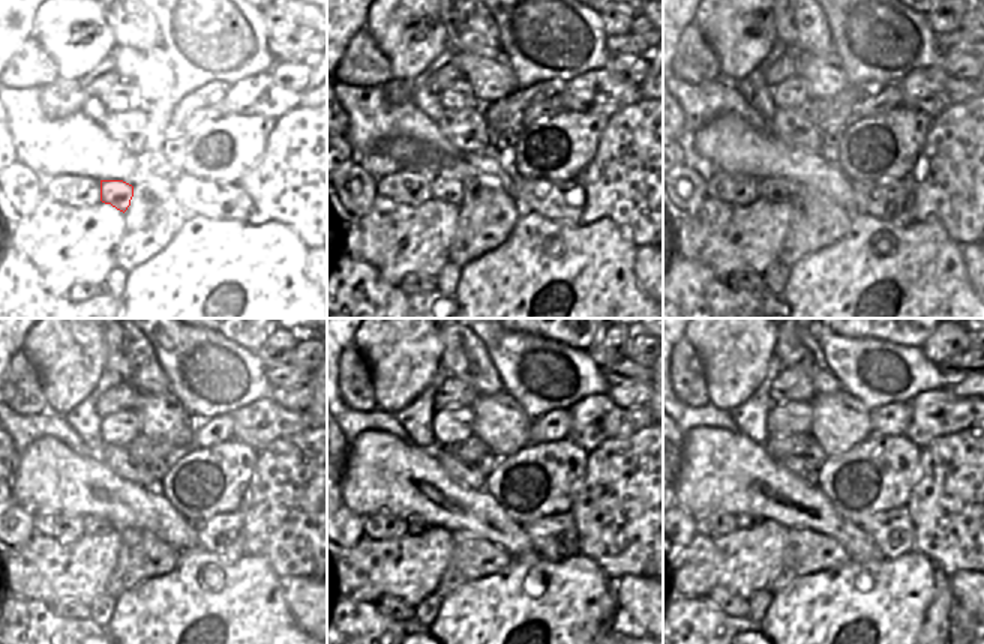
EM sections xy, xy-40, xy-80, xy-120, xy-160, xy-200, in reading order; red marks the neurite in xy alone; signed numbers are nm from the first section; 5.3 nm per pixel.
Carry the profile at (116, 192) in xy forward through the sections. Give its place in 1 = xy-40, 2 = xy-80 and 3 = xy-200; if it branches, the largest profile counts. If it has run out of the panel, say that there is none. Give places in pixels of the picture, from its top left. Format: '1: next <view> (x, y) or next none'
1: next xy-40 (443, 188)
2: next xy-80 (770, 188)
3: next xy-200 (743, 520)

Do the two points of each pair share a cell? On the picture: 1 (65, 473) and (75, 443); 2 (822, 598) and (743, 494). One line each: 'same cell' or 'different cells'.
1: different cells
2: different cells

